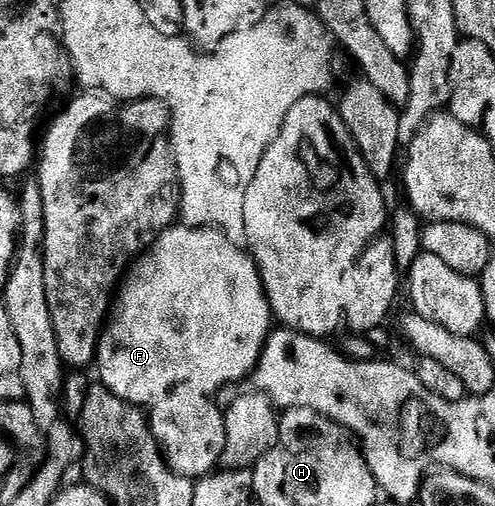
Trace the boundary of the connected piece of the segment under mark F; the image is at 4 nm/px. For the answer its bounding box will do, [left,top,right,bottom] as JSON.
[96,225,269,408]

